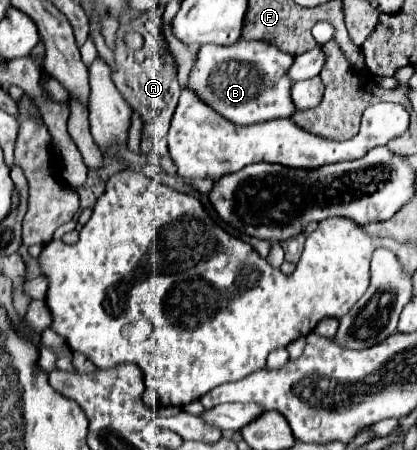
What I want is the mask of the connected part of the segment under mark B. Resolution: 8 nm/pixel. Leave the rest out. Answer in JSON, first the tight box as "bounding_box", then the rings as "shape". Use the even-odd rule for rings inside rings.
{"bounding_box":[189,40,295,124],"shape":[[[239,40],[231,46],[205,44],[199,50],[191,70],[189,84],[219,114],[235,124],[257,124],[275,118],[291,118],[295,112],[291,100],[289,66],[293,56],[281,52],[271,42]]]}

